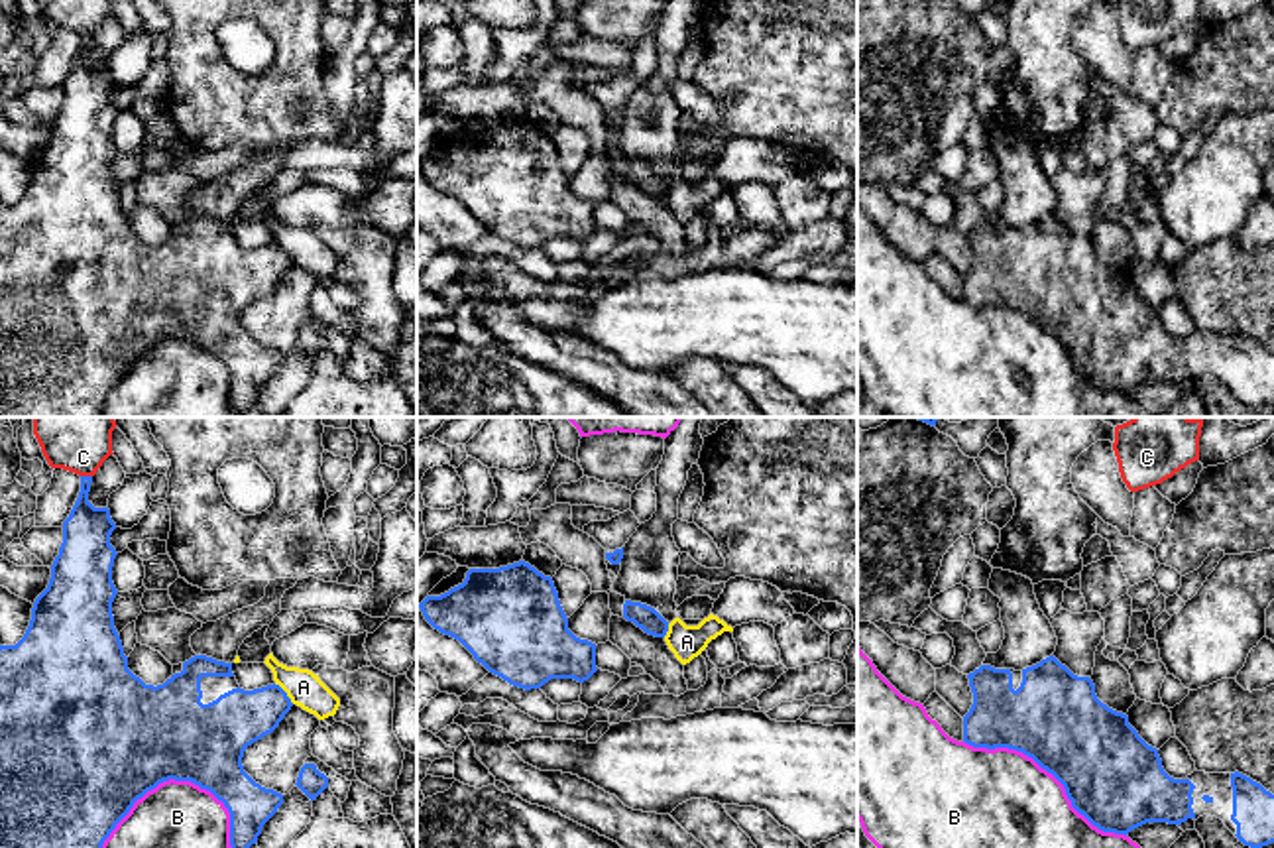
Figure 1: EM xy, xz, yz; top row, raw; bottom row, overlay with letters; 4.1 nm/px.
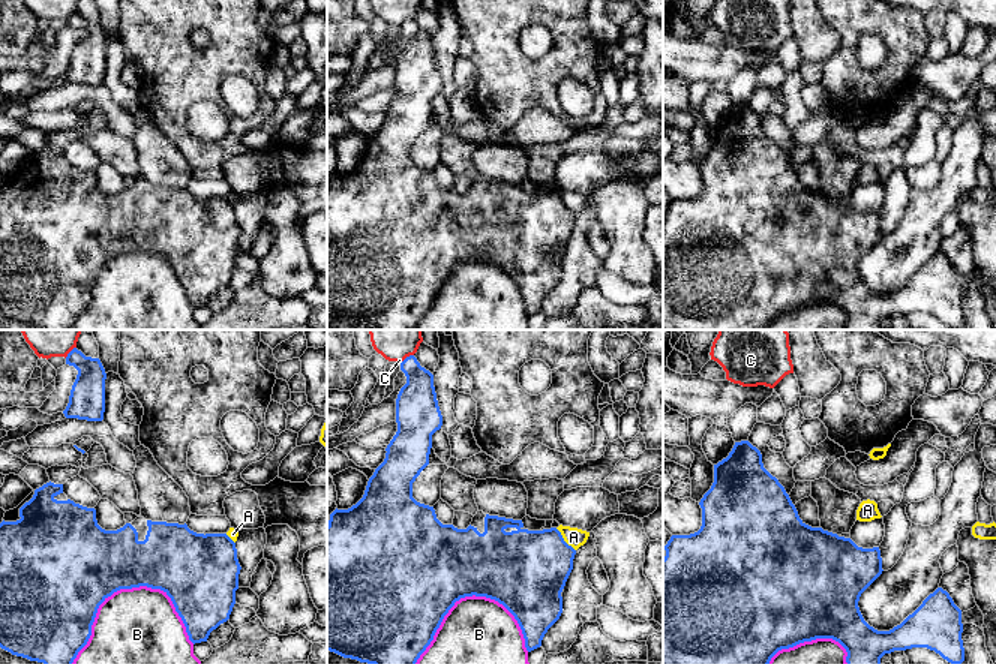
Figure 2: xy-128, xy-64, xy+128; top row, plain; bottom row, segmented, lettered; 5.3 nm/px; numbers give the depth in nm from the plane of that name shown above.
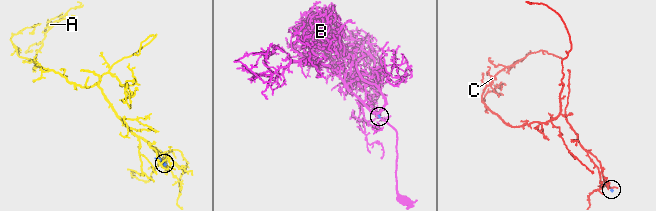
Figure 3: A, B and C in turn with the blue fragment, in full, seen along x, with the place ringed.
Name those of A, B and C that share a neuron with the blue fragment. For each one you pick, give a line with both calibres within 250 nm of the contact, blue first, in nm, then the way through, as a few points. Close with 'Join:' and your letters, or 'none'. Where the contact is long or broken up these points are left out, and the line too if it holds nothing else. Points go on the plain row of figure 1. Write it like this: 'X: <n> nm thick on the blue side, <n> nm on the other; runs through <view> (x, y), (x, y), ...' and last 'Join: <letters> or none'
Join: none

